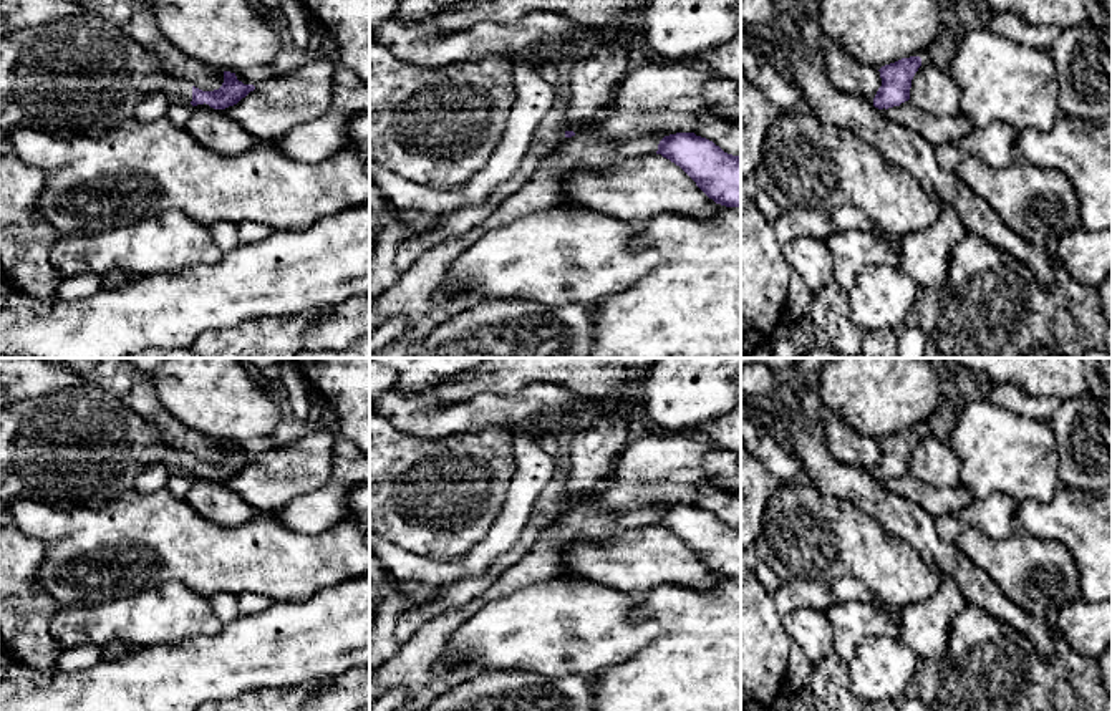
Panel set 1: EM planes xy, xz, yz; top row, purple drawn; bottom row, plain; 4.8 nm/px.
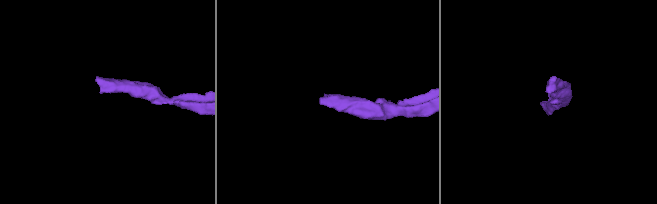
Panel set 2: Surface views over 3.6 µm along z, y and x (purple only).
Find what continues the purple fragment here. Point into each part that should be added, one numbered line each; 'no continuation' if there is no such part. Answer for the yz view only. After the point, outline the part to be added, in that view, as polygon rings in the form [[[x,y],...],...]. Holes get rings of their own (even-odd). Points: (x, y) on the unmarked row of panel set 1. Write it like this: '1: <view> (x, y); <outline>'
no continuation

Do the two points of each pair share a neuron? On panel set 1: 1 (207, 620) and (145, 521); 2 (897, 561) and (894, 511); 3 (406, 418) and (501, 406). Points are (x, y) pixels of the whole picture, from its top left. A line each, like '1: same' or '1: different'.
1: different
2: different
3: same

